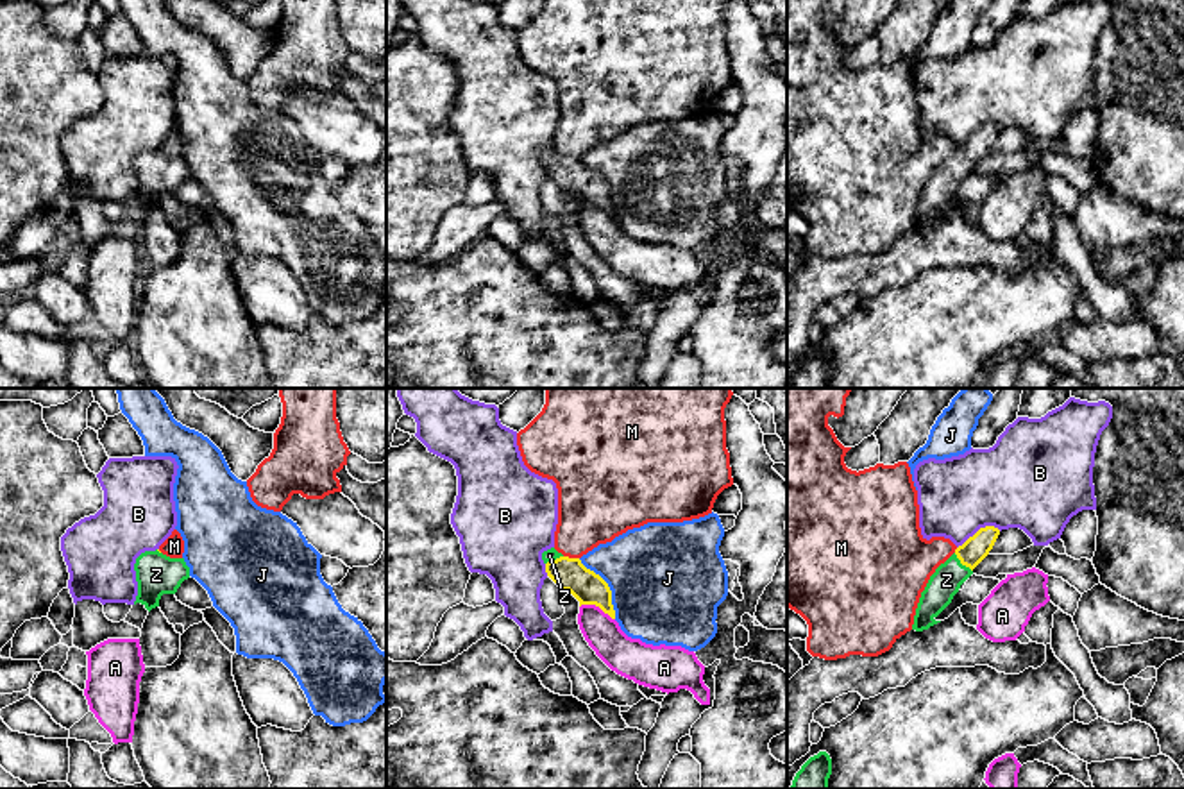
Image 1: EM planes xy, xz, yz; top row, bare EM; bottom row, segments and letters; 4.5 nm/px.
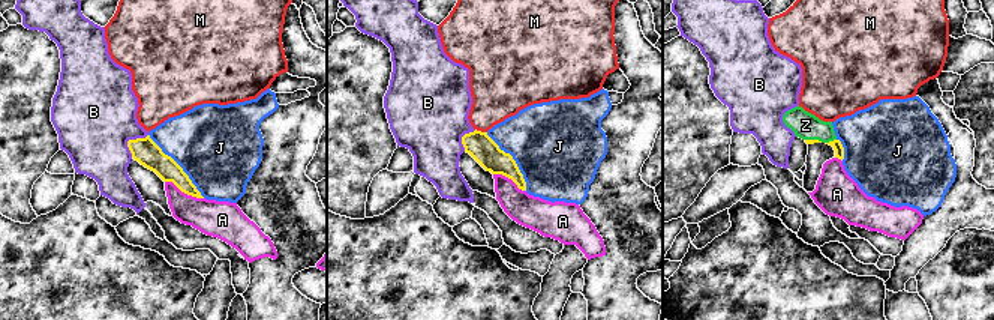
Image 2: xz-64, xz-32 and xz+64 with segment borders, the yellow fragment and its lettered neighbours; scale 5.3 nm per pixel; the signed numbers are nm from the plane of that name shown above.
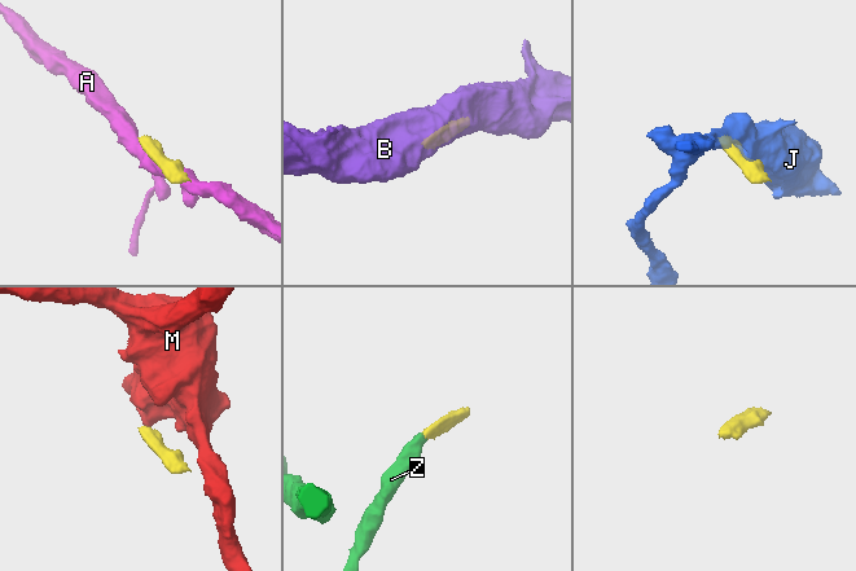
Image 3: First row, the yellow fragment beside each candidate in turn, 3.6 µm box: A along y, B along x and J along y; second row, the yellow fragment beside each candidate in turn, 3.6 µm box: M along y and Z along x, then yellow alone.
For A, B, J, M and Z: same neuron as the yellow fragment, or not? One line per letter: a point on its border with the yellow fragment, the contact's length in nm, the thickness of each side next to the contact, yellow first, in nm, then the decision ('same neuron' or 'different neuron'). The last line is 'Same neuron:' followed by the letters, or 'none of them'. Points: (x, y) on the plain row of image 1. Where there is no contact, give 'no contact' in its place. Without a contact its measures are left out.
A: xz (598, 204) | 170 nm | 150/170 nm | different neuron
B: yz (981, 127) | 220 nm | 110/380 nm | different neuron
J: xz (608, 186) | 320 nm | 150/480 nm | different neuron
M: xz (571, 158) | 70 nm | 150/320 nm | different neuron
Z: yz (963, 163) | 120 nm | 110/140 nm | same neuron
Same neuron: Z

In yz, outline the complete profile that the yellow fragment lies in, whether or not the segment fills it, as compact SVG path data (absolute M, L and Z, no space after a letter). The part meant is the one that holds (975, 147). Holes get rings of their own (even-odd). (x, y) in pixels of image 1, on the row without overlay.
M980 127L955 152L941 163L921 191L912 229L923 231L941 222L935 216L951 202L960 184L973 174L973 168L989 154L1000 129Z

